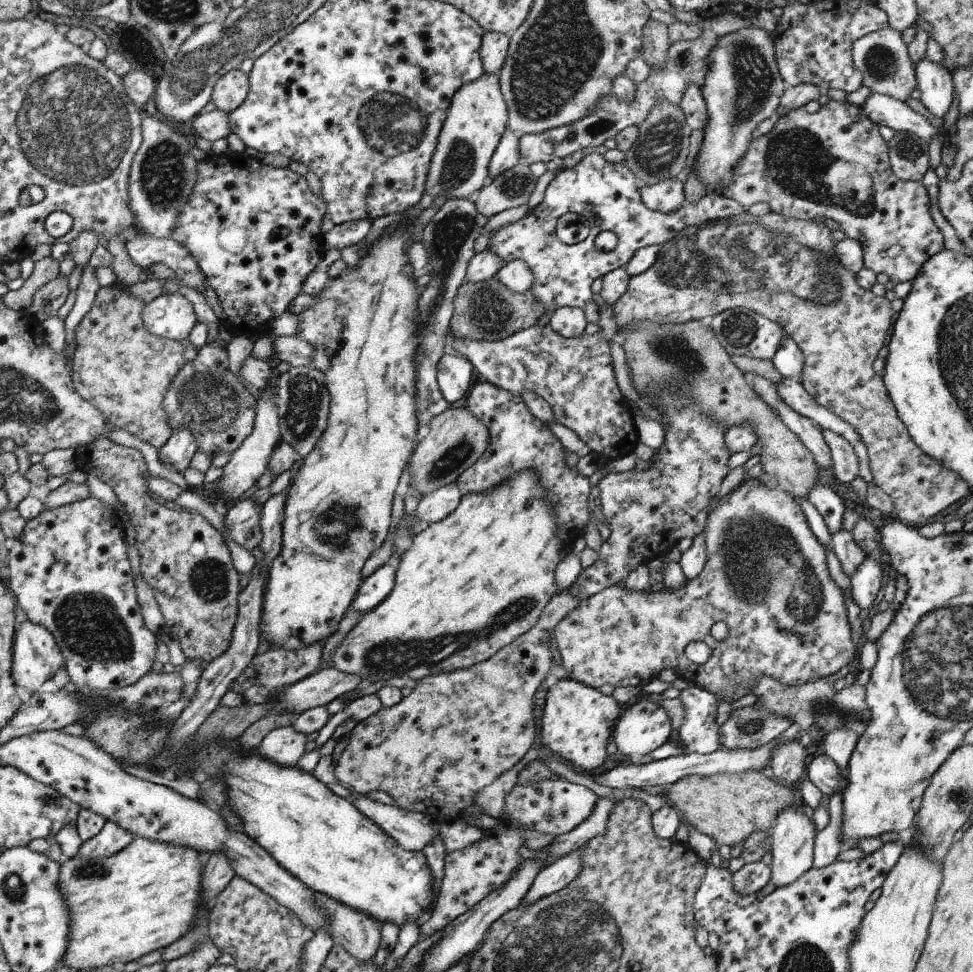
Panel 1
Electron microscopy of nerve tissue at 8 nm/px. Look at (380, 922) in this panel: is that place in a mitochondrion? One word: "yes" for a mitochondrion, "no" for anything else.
no

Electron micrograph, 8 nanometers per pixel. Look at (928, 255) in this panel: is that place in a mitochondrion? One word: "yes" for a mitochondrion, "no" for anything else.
no

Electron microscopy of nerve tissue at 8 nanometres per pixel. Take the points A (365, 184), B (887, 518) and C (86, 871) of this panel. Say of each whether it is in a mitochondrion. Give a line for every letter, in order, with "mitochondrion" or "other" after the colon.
A: other
B: other
C: mitochondrion

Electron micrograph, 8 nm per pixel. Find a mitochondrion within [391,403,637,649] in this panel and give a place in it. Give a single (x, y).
(454, 457)

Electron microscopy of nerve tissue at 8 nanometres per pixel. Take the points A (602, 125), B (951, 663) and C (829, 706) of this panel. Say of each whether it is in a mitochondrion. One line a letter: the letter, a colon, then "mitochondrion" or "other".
A: mitochondrion
B: mitochondrion
C: mitochondrion

